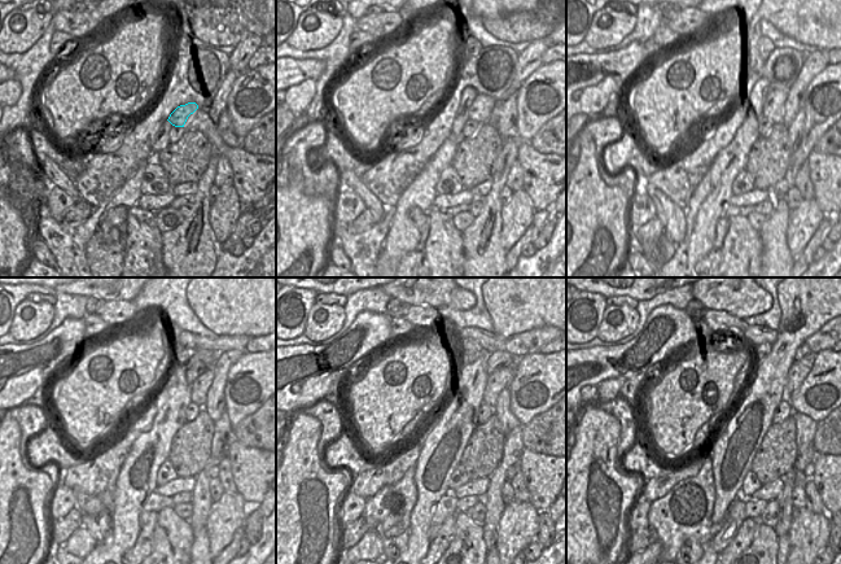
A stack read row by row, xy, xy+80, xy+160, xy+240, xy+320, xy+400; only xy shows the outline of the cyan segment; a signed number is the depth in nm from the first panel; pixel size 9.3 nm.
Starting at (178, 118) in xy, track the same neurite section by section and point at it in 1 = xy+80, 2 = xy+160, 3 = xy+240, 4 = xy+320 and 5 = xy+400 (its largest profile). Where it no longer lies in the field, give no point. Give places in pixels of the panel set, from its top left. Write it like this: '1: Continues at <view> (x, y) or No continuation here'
1: Continues at xy+80 (482, 109)
2: Continues at xy+160 (774, 105)
3: Continues at xy+240 (200, 387)
4: Continues at xy+320 (498, 381)
5: Continues at xy+400 (798, 371)

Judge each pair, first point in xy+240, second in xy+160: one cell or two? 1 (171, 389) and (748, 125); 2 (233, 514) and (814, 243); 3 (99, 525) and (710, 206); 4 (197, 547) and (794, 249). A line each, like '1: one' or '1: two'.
1: one
2: two
3: two
4: two

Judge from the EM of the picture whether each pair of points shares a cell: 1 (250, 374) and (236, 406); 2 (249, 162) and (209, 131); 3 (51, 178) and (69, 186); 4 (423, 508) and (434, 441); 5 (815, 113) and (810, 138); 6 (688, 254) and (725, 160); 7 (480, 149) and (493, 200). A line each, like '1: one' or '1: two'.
1: one
2: one
3: one
4: one
5: one
6: one
7: two

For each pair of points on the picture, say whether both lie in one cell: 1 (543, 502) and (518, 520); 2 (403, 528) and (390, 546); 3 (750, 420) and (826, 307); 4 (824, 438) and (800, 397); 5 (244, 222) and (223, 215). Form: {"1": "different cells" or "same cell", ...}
{"1": "different cells", "2": "same cell", "3": "same cell", "4": "different cells", "5": "different cells"}

